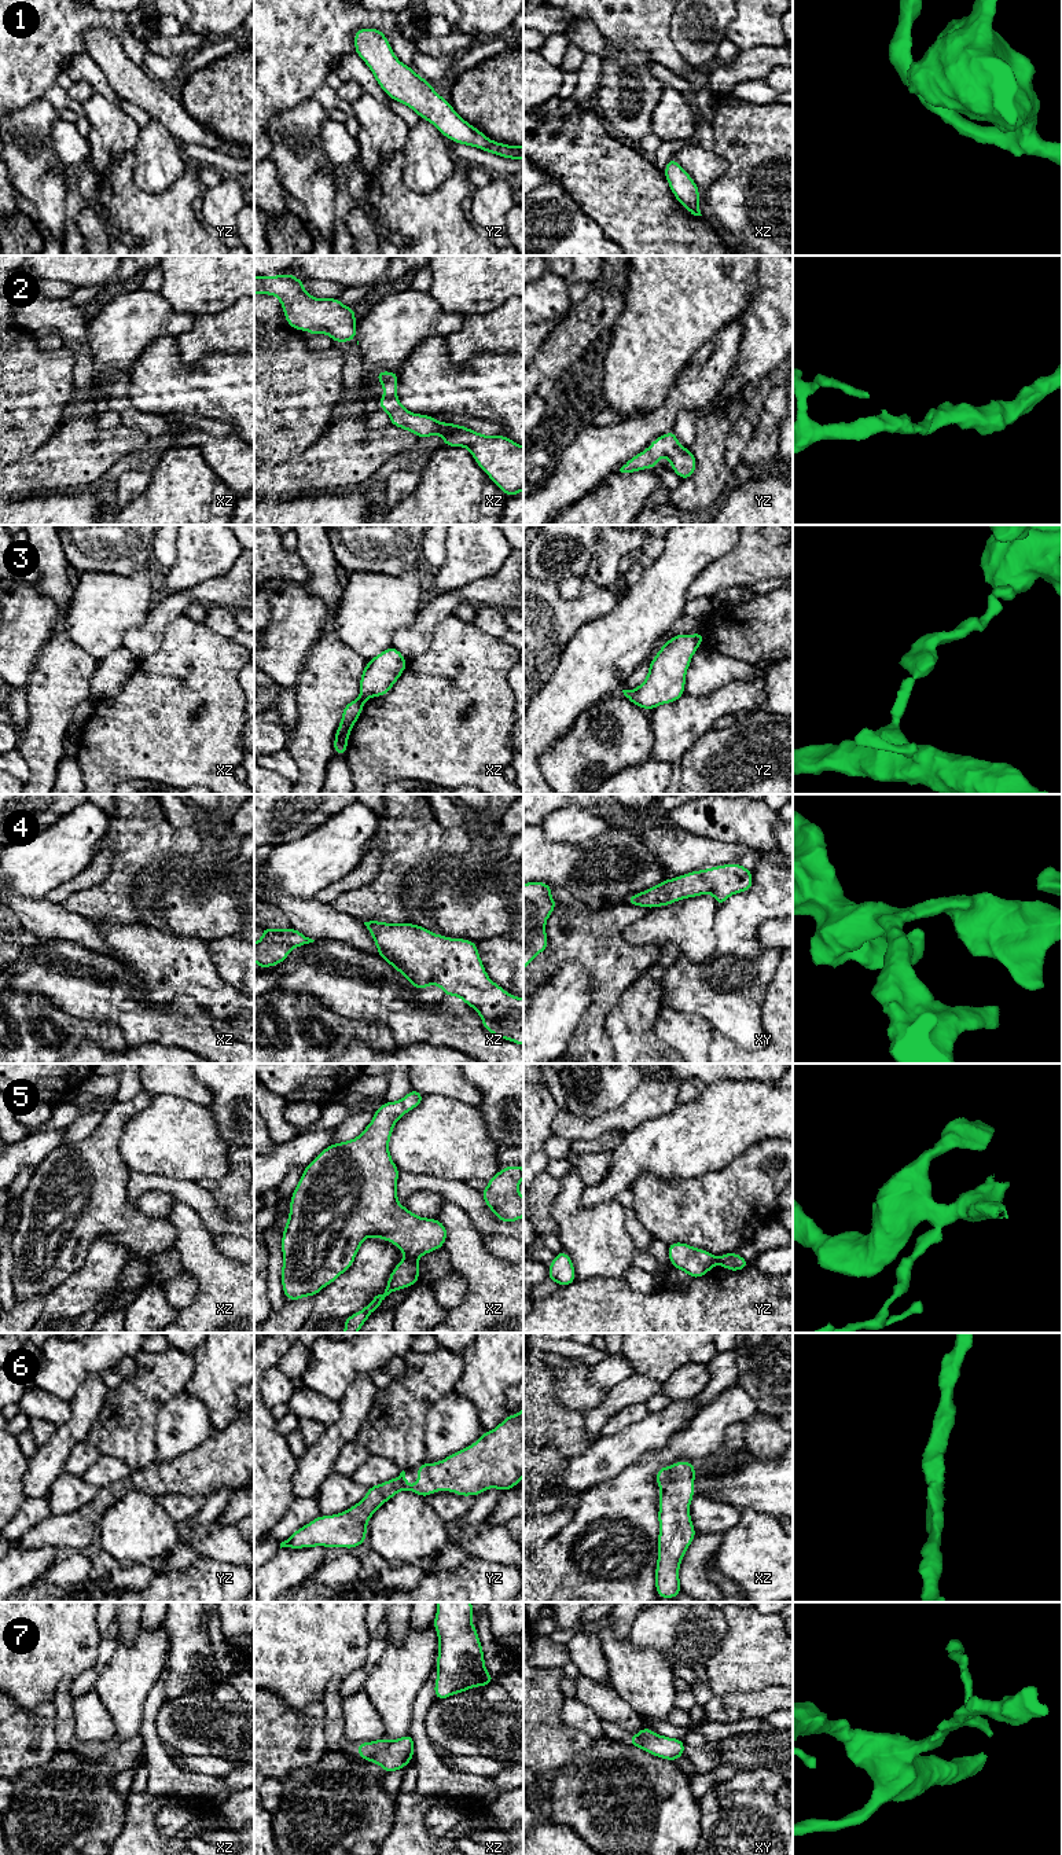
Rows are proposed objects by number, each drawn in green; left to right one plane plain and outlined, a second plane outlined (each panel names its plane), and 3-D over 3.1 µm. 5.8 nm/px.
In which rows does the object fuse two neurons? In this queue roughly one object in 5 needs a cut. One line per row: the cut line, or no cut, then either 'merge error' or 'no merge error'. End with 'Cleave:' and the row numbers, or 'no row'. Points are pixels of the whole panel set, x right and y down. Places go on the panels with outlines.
1: cut none; no merge error
2: cut none; no merge error
3: cut xz (360, 697), (364, 701); merge error
4: cut none; no merge error
5: cut xz (405, 1256), (416, 1260); merge error
6: cut none; no merge error
7: cut none; no merge error
Cleave: 3, 5

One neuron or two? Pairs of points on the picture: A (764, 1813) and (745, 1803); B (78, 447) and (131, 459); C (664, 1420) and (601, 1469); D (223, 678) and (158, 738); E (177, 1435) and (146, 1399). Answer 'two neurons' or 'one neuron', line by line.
A: one neuron
B: two neurons
C: one neuron
D: one neuron
E: two neurons

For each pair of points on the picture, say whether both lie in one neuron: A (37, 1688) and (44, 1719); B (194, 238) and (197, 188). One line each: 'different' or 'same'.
A: different
B: same

